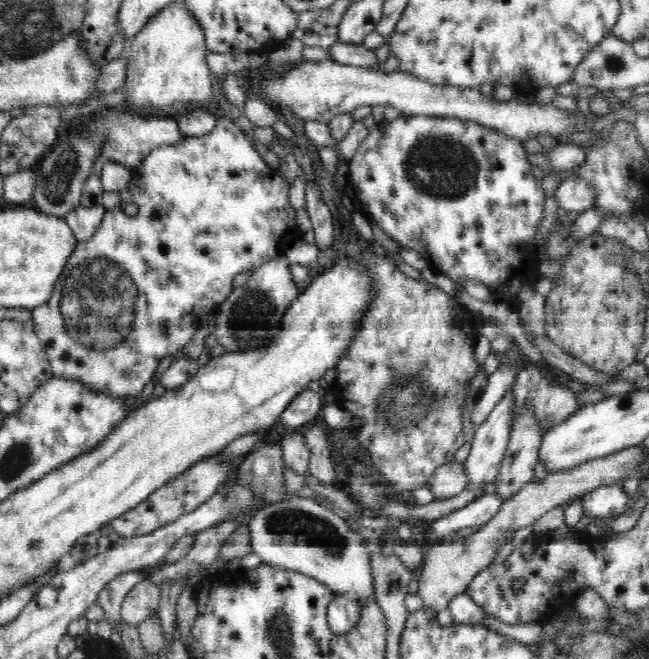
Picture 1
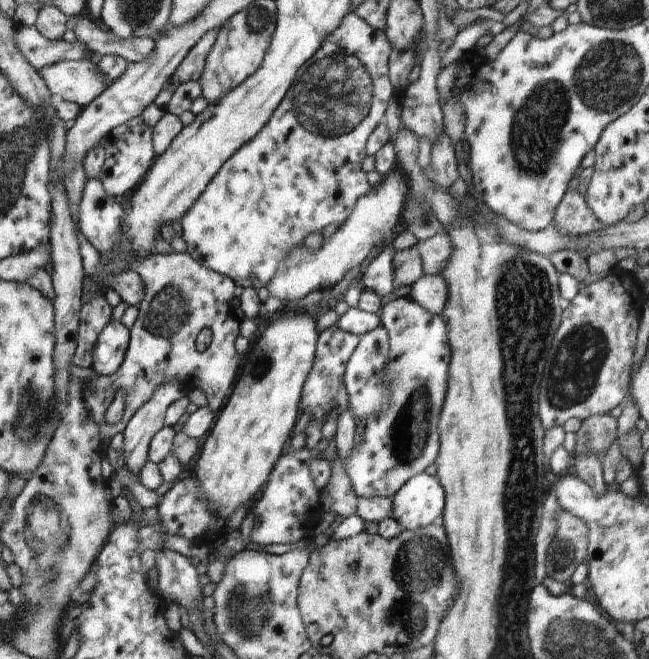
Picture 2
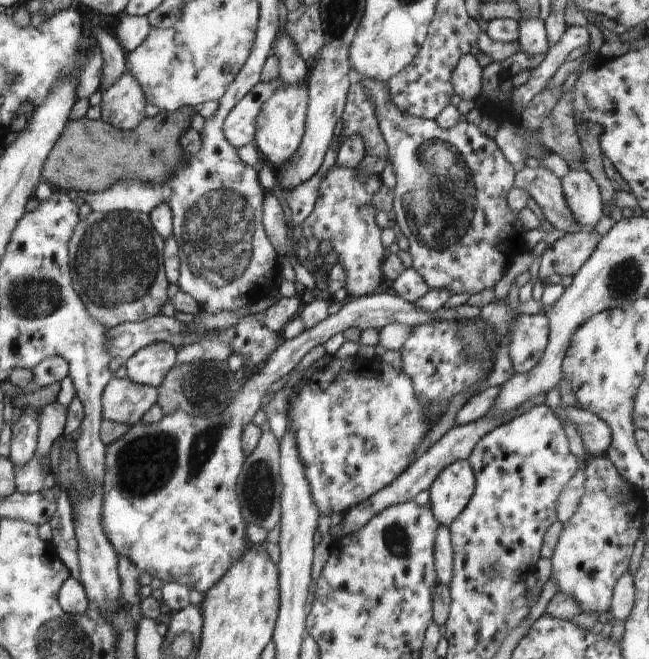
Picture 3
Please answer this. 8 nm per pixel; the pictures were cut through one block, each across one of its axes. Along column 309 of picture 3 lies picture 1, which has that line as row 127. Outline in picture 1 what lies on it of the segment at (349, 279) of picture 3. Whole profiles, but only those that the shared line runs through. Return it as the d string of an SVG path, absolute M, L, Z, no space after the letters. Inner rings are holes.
M225 114L216 119L212 132L204 136L187 136L178 144L162 144L154 148L142 164L132 169L132 180L122 198L127 202L136 204L138 212L134 216L128 216L122 206L106 209L100 227L88 240L79 241L74 254L68 258L62 270L62 279L59 287L54 286L52 296L46 304L32 308L33 330L44 345L50 368L55 376L65 376L68 380L77 380L94 392L107 394L112 398L124 398L124 396L139 396L142 389L153 379L158 363L168 355L174 355L182 350L190 340L194 331L204 326L204 316L219 312L220 306L233 291L232 282L238 274L248 270L255 271L258 266L274 260L284 253L289 244L297 240L299 227L297 226L296 210L288 201L288 189L290 184L284 176L268 166L260 157L254 145L248 141L248 137L232 119Z

